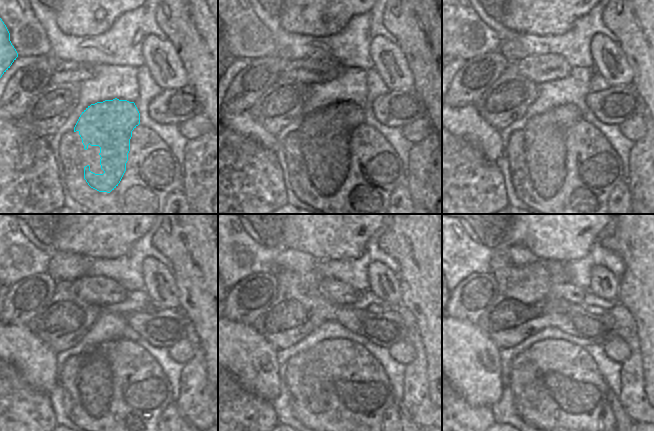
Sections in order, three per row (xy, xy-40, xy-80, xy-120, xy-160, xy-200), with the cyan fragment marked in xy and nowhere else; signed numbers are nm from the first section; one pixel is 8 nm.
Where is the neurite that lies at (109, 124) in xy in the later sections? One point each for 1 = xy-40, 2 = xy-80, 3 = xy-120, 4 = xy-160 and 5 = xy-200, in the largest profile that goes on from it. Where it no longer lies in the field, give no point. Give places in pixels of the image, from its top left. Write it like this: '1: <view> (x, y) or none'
1: xy-40 (330, 127)
2: xy-80 (548, 129)
3: xy-120 (94, 358)
4: xy-160 (324, 404)
5: xy-200 (545, 408)

